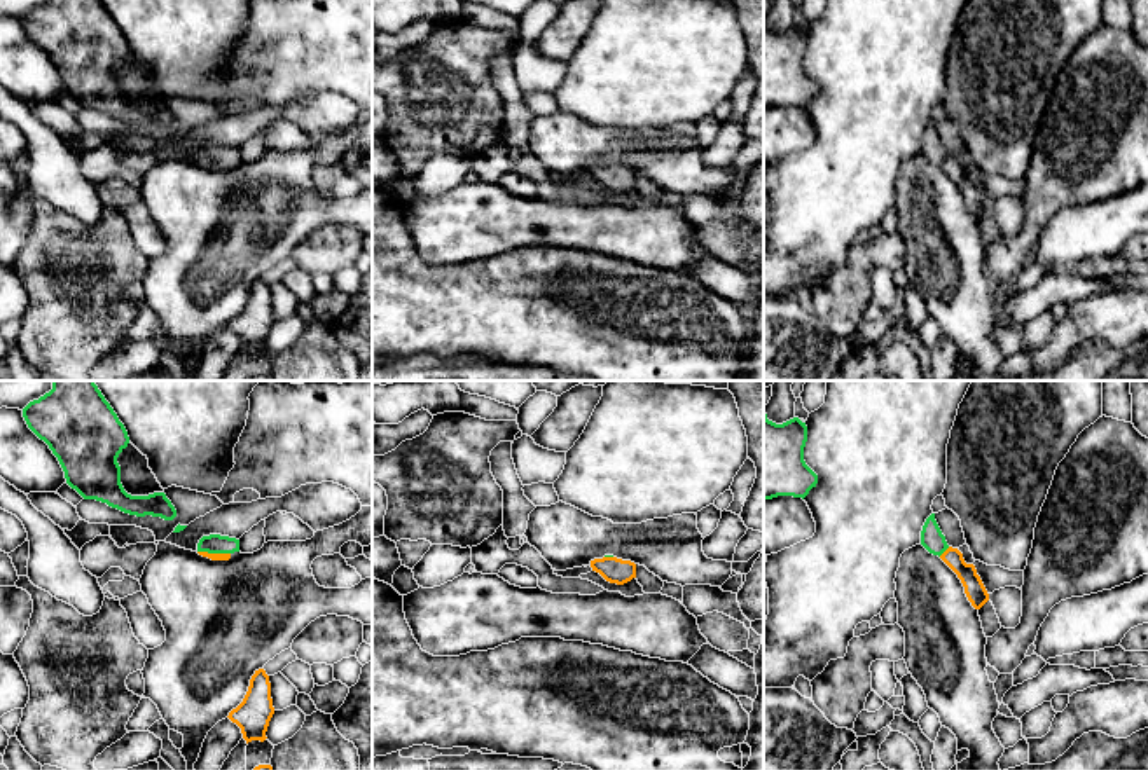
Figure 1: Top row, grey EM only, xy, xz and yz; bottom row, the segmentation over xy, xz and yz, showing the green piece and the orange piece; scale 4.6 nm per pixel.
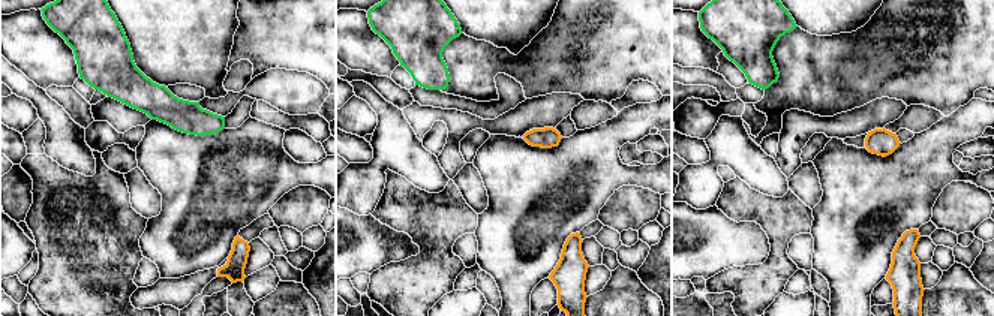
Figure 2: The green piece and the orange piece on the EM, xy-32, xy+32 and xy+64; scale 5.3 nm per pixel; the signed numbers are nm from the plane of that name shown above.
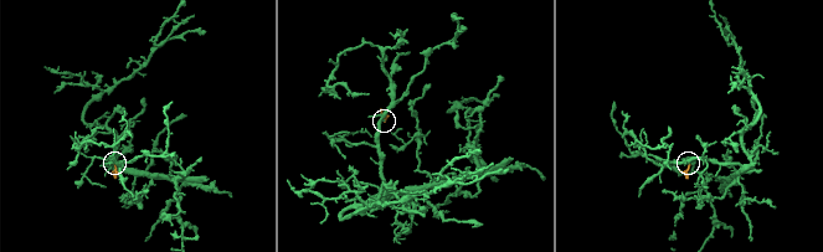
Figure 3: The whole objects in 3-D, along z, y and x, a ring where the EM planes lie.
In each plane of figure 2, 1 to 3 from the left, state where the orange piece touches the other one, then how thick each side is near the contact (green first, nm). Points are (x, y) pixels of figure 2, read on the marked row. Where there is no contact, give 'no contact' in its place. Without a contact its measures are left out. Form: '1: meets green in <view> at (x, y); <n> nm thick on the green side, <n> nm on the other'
1: no contact
2: no contact
3: no contact

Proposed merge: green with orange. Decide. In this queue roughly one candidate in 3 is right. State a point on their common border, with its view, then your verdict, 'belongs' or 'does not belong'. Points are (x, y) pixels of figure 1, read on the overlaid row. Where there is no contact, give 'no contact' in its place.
xy (214, 552) | belongs

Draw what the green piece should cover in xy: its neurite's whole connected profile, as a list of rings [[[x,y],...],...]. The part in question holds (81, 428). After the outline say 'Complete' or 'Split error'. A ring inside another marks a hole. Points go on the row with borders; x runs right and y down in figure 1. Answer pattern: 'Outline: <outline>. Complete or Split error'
Outline: [[[52,381],[52,389],[30,402],[23,417],[58,457],[66,484],[84,499],[136,517],[176,517],[164,492],[131,496],[124,491],[117,457],[129,437],[94,381]]]. Complete

